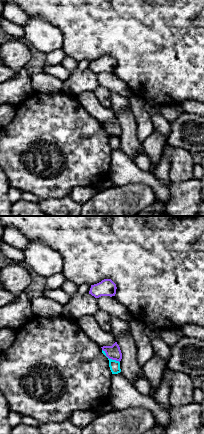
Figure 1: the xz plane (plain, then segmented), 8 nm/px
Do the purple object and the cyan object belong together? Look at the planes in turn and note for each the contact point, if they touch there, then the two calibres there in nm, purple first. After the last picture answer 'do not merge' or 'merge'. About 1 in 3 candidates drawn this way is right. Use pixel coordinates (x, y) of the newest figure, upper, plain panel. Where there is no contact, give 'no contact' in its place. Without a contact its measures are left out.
(110, 134) | 120/90 nm

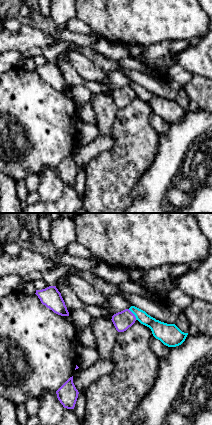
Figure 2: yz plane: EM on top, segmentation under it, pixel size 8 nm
(133, 90) | 150/130 nm

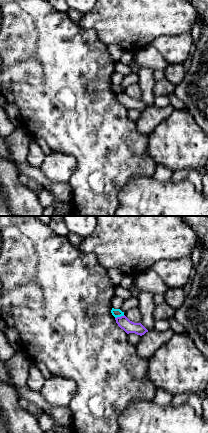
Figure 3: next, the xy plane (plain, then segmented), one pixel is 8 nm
(119, 93) | 100/70 nm

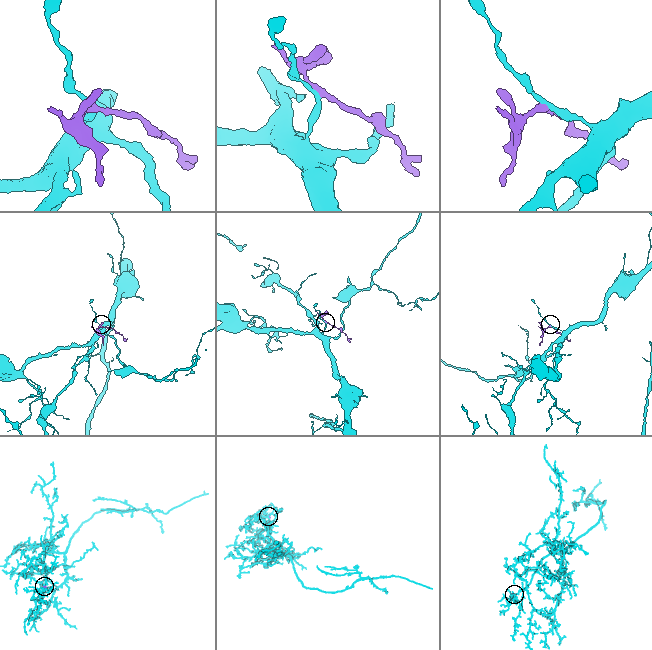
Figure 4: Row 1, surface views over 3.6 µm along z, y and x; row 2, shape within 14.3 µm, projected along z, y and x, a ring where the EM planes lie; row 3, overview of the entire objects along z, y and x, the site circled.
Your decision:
do not merge

